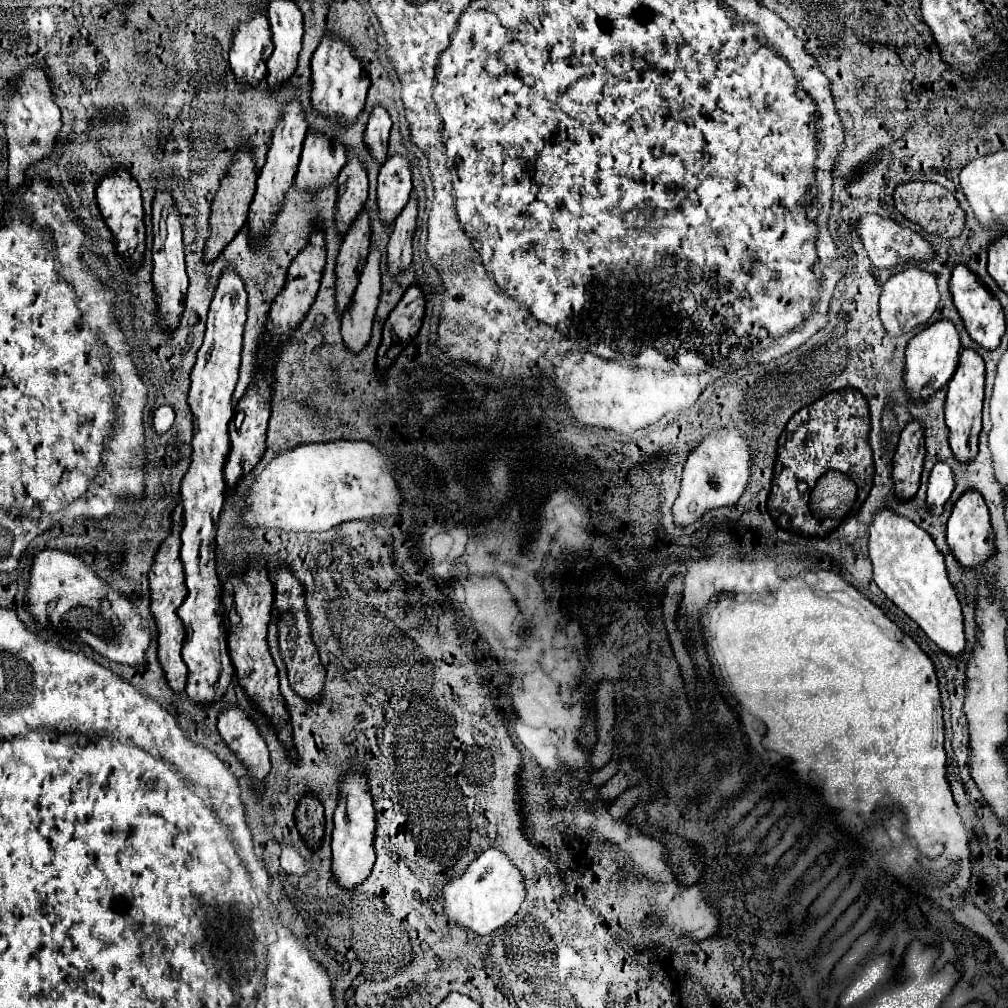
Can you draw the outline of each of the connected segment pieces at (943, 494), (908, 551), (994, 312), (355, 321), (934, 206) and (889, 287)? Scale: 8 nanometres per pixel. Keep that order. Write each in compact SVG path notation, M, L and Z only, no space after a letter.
M938 461L930 473L930 481L928 481L928 505L932 509L934 515L942 513L944 503L948 501L948 497L954 491L954 475L952 469L946 461Z
M880 507L870 523L868 553L874 565L874 583L898 609L916 621L946 655L958 659L966 645L962 609L948 581L944 557L936 549L932 537L910 519L896 515L888 507Z
M958 263L952 269L952 279L950 279L950 293L954 299L956 309L960 311L960 317L968 329L968 333L972 335L972 339L986 349L996 349L1000 343L1000 337L1004 335L1004 311L1002 305L998 303L998 299L990 293L990 289L986 289L980 281L980 277L970 271L966 265Z
M372 245L366 265L360 273L352 303L342 315L342 337L352 353L362 351L370 341L374 313L380 301L380 277L380 251L376 245Z
M908 181L894 189L894 207L932 235L952 239L952 205L956 197L932 181Z
M908 267L896 275L892 275L880 293L880 319L890 335L902 335L916 325L924 325L932 313L936 311L940 301L936 275L928 273L920 267Z

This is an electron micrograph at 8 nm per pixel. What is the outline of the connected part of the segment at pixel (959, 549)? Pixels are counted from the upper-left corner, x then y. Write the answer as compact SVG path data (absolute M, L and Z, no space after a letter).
M966 491L954 505L954 511L948 519L948 529L946 529L946 543L956 557L956 561L964 569L976 569L984 565L988 559L996 555L996 545L994 545L994 531L990 525L990 513L988 507L978 491Z

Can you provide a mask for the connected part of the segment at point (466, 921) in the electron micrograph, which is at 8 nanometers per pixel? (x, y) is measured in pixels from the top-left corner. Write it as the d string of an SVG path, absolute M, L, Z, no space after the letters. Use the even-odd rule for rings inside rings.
M488 849L474 859L460 877L444 883L442 899L444 915L450 921L476 935L488 935L506 925L518 913L520 903L524 901L524 877L502 851Z

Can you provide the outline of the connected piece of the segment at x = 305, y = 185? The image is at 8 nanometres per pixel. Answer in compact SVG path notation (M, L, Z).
M308 133L296 171L296 187L304 191L326 187L334 181L344 163L346 147L340 141L334 141L328 133Z

